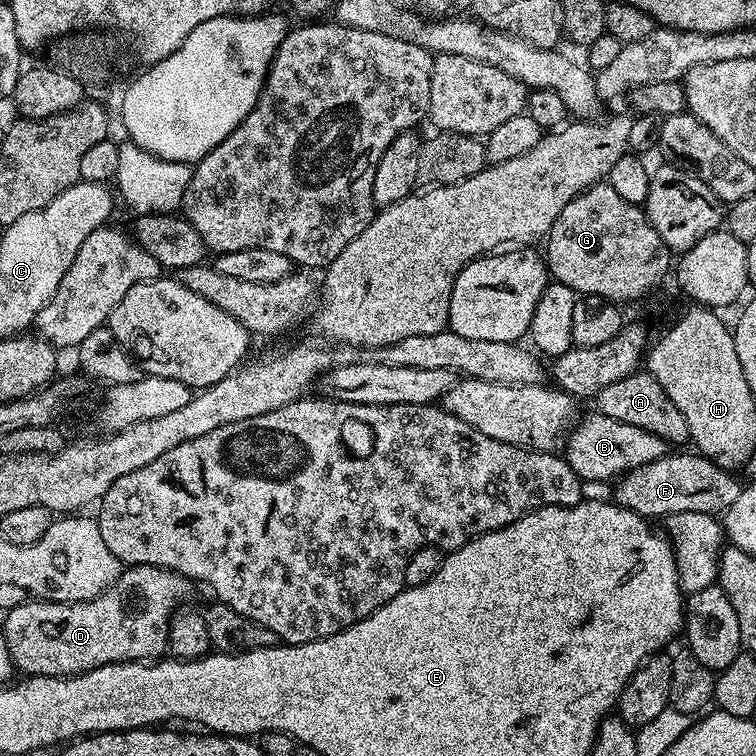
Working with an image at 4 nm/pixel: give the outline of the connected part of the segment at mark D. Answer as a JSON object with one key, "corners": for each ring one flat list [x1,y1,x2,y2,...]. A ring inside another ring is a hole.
{"corners":[[133,564,125,567,121,571,120,577,109,586,102,594,98,594,92,600,84,600,80,604,58,604,51,600,28,600,27,602,18,602,13,608,7,609,4,620,4,633,2,639,6,644,6,650,10,654,13,665,20,668,21,673,28,676,77,676,86,670,94,670,98,666,107,664,125,664,131,660,137,662,151,662,165,655,168,646,168,621,172,619,173,612,181,607,180,600,188,596,190,582,181,576,179,572,172,572,169,568,155,568,149,564]]}

